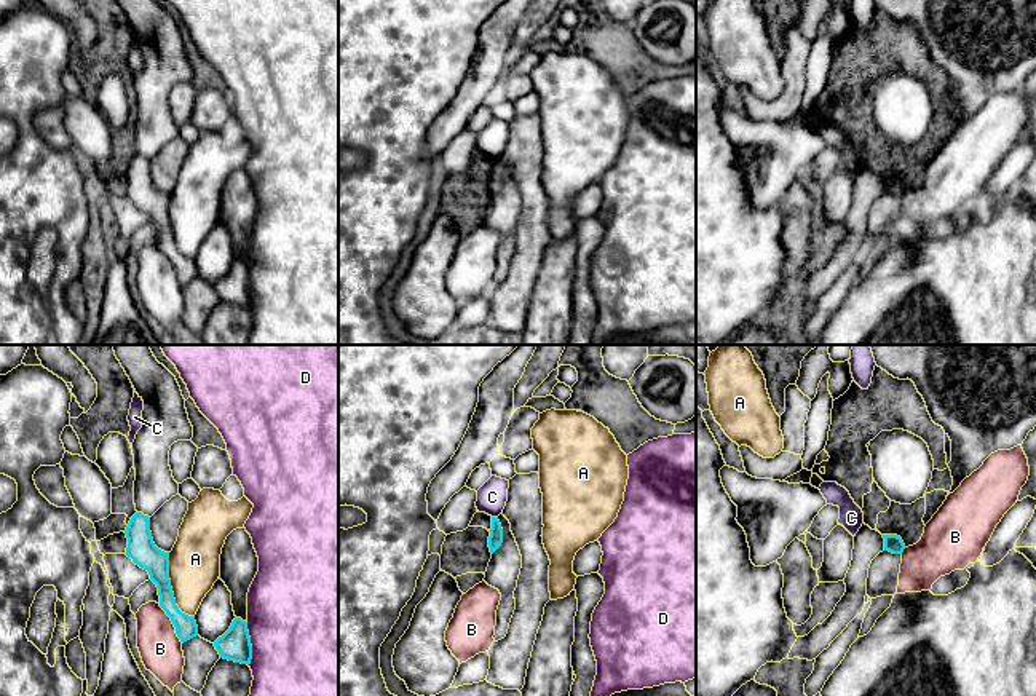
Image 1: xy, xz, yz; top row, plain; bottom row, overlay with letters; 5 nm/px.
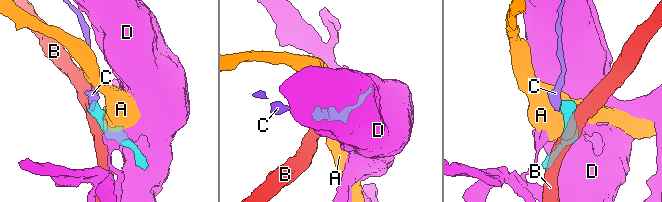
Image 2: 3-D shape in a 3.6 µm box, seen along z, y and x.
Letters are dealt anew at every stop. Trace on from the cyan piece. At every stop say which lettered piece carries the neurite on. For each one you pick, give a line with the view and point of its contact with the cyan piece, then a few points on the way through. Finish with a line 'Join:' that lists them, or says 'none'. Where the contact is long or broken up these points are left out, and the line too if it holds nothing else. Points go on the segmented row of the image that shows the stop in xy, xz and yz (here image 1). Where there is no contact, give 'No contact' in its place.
Join: none

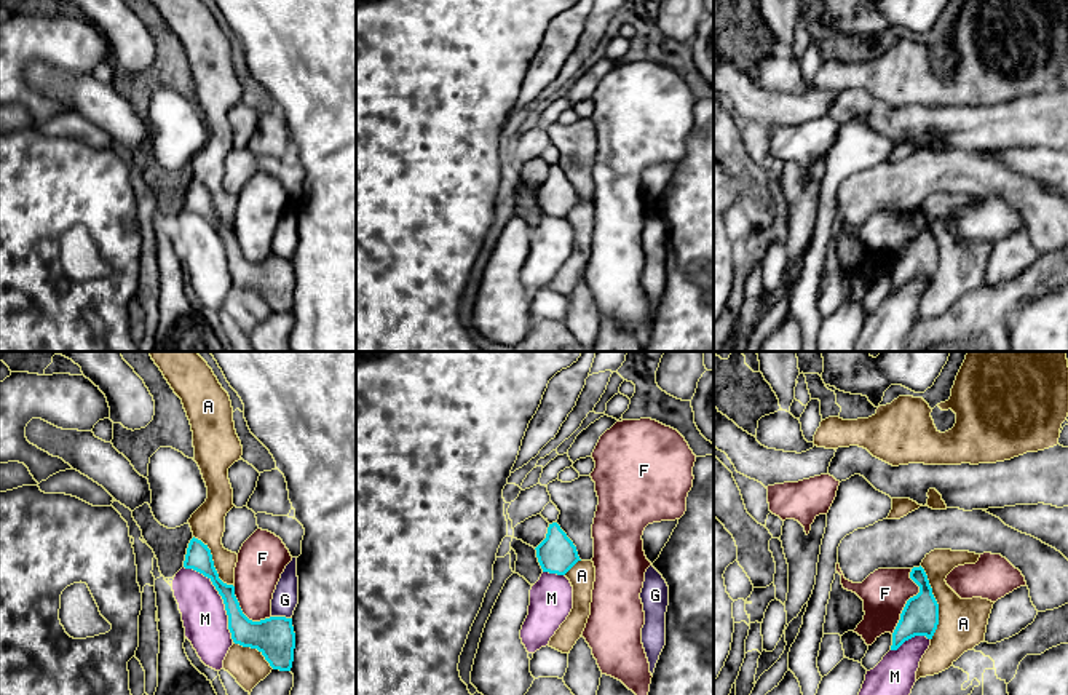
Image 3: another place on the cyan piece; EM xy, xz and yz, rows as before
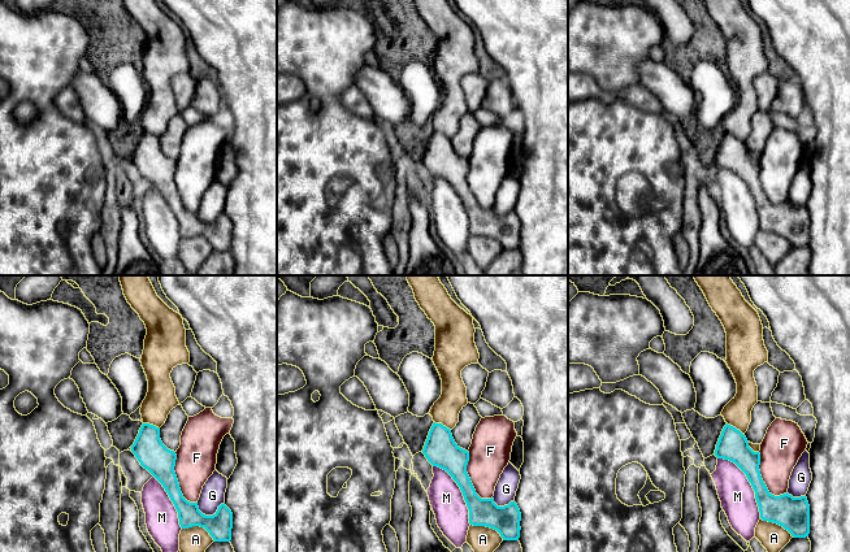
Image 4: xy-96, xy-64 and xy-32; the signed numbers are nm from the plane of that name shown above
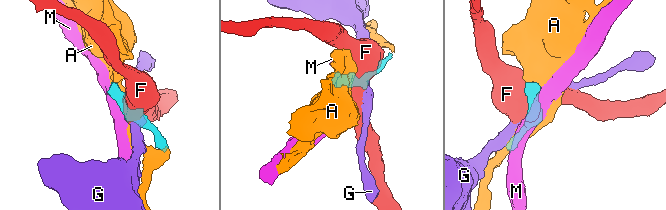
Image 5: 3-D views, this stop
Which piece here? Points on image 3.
A: Touches cyan at yz (936, 603)
Join: A

